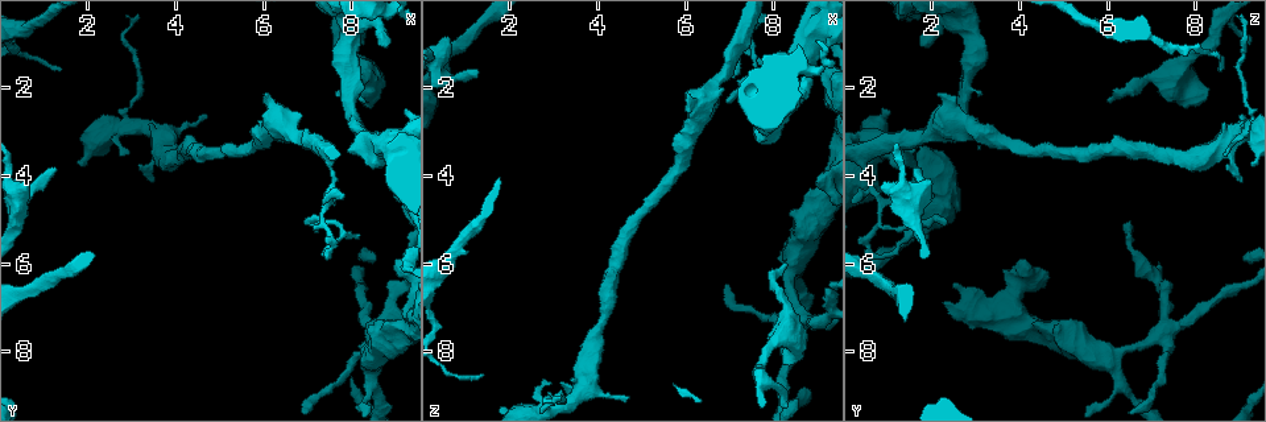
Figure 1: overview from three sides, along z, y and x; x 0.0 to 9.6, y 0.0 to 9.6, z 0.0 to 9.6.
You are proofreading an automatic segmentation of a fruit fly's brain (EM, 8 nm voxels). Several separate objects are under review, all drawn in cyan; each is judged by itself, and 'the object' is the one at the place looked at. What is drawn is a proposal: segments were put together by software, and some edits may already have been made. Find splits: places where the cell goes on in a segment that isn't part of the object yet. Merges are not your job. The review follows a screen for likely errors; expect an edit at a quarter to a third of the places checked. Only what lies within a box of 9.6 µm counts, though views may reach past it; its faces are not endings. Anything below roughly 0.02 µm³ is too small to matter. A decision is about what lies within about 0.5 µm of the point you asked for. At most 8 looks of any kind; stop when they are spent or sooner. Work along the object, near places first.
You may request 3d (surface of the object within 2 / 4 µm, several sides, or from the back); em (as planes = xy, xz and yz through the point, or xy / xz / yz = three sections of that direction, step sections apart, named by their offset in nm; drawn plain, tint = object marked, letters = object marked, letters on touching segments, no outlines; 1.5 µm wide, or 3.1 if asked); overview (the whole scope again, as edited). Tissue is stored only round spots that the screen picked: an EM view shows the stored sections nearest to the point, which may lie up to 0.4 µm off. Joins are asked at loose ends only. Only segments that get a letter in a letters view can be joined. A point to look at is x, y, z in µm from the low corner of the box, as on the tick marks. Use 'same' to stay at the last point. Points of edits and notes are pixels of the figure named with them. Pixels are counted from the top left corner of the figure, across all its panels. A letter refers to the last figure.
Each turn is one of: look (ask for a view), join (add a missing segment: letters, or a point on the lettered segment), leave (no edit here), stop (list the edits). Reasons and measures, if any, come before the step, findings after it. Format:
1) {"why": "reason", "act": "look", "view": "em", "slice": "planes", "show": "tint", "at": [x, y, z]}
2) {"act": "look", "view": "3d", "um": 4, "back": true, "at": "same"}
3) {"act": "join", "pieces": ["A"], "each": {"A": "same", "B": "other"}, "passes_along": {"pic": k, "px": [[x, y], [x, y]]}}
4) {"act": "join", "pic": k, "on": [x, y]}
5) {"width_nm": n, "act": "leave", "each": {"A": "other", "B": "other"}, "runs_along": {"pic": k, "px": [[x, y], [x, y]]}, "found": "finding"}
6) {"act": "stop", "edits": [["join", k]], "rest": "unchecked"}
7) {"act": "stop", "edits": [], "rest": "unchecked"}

{"why": "stops while still wide", "act": "look", "view": "em", "slice": "planes", "show": "letters", "at": [6.05, 2.10, 2.20]}

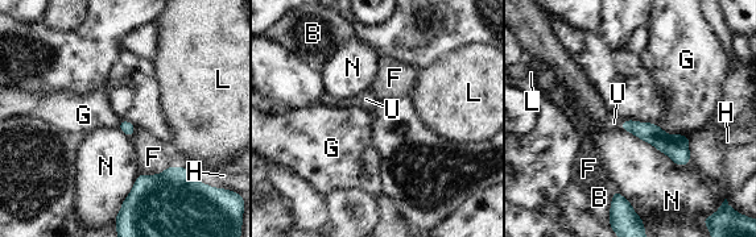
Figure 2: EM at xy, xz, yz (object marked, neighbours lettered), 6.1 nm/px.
{"longest_contact_nm": ["N", 500], "act": "join", "pieces": ["U"], "each": {"B": "other", "F": "other", "G": "other", "H": "other", "L": "other", "N": "other", "U": "same"}, "passes_along": {"pic": 2, "px": [[651, 133], [620, 123], [614, 123]]}, "found": "the cell continues"}

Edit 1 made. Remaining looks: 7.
{"why": "free end", "act": "look", "view": "3d", "um": 2, "back": true, "at": [7.55, 4.60, 1.55]}

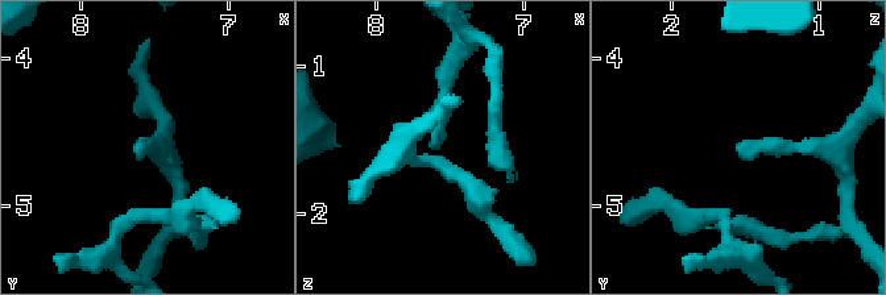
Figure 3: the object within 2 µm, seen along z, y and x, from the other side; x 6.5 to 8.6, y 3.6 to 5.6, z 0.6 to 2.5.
{"why": "now the EM", "act": "look", "view": "em", "slice": "planes", "show": "letters", "at": [7.60, 4.64, 1.56]}

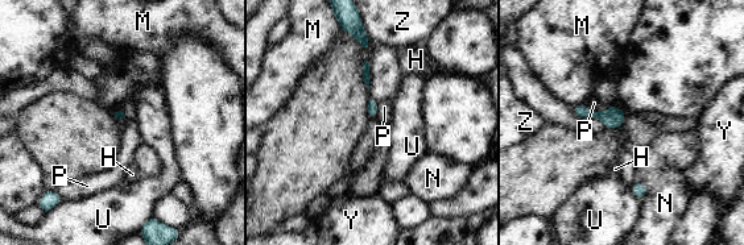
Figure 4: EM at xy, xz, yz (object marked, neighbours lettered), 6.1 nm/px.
{"longest_contact_nm": ["P", 180], "act": "leave", "each": {"H": "other", "M": "other", "N": "other", "P": "other", "U": "other", "Y": "other", "Z": "other"}, "found": "no lettered segment goes on from it"}

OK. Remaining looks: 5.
{"why": "branch stops here", "act": "look", "view": "3d", "um": 4, "at": [1.20, 3.80, 1.70]}

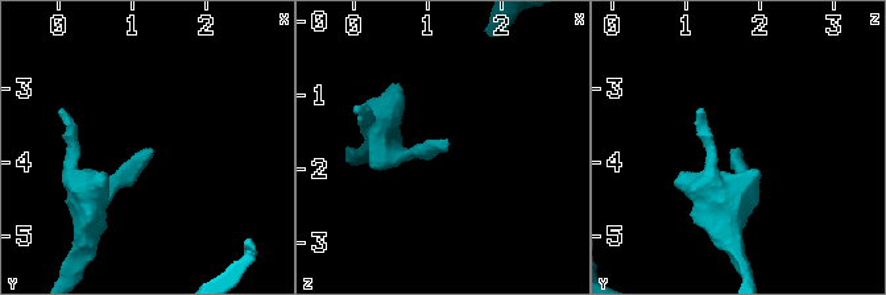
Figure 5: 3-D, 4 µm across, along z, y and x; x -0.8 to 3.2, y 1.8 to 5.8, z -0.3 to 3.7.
{"act": "look", "view": "em", "slice": "planes", "show": "letters", "at": [1.25, 3.85, 1.65]}

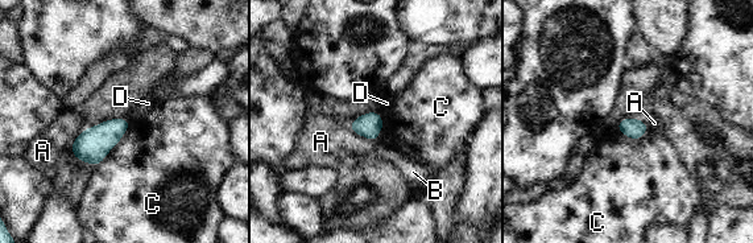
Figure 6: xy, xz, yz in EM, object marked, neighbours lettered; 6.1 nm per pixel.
{"width_nm": 130, "act": "leave", "each": {"A": "other", "B": "other", "C": "other", "D": "other"}, "found": "none of them fits"}

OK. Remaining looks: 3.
{"act": "stop", "edits": [["join", 2]], "rest": "unchecked"}

